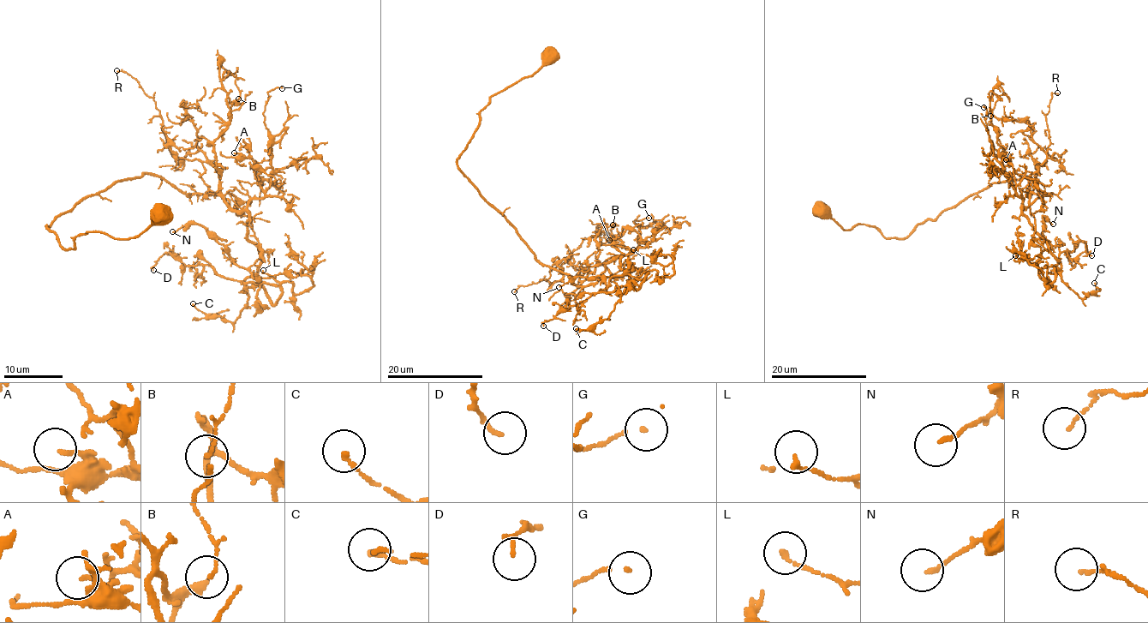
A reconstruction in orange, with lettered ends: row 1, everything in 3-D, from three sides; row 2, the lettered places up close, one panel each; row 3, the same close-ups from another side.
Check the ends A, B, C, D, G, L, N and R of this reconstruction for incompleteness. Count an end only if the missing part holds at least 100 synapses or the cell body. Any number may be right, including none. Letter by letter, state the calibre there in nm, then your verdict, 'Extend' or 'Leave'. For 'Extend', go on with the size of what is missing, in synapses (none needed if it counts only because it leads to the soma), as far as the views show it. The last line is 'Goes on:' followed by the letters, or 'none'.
A: Thickness 110 nm. Leave
B: Thickness 60 nm. Leave
C: Thickness 140 nm. Leave
D: Thickness 130 nm. Leave
G: Thickness 110 nm. Leave
L: Thickness 180 nm. Leave
N: Thickness 120 nm. Leave
R: Thickness 100 nm. Leave
Goes on: none

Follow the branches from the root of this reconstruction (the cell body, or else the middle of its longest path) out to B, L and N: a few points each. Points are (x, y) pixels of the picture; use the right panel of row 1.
B: (822, 210), (905, 238), (996, 182), (1050, 194), (1031, 202), (1003, 169), (996, 94), (990, 116)
L: (822, 210), (844, 230), (905, 238), (1029, 176), (1051, 193), (1021, 210), (1042, 274), (1015, 255)
N: (822, 210), (844, 230), (905, 238), (1029, 176), (1051, 193), (1021, 210), (1042, 254), (1042, 218), (1053, 224)

